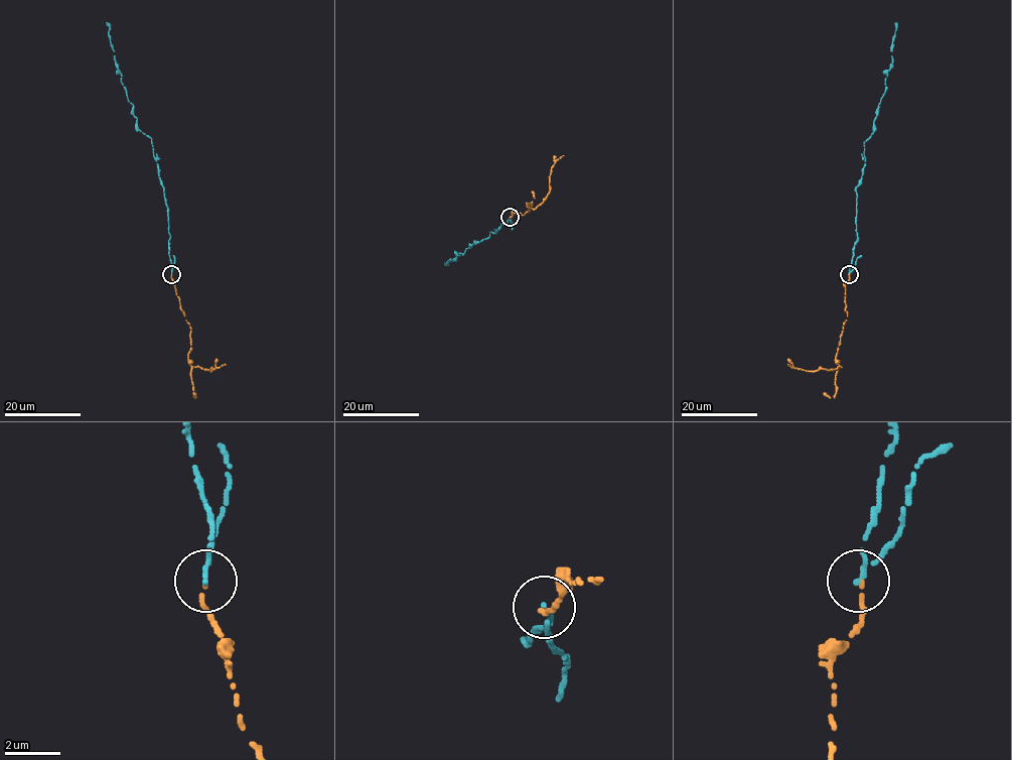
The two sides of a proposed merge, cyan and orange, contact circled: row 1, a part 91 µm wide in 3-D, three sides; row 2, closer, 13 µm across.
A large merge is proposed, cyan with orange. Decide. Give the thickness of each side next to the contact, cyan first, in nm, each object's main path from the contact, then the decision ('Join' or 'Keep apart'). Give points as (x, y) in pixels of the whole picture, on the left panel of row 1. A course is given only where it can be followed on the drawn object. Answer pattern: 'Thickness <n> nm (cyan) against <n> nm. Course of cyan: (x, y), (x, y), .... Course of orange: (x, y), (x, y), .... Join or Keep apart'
Thickness 190 nm (cyan) against 140 nm. Course of cyan: (171, 274), (168, 217), (152, 143), (138, 128), (133, 105), (128, 100), (115, 62), (107, 23). Course of orange: (171, 274), (180, 309), (191, 329), (188, 361), (194, 367), (211, 371), (226, 364). Join

